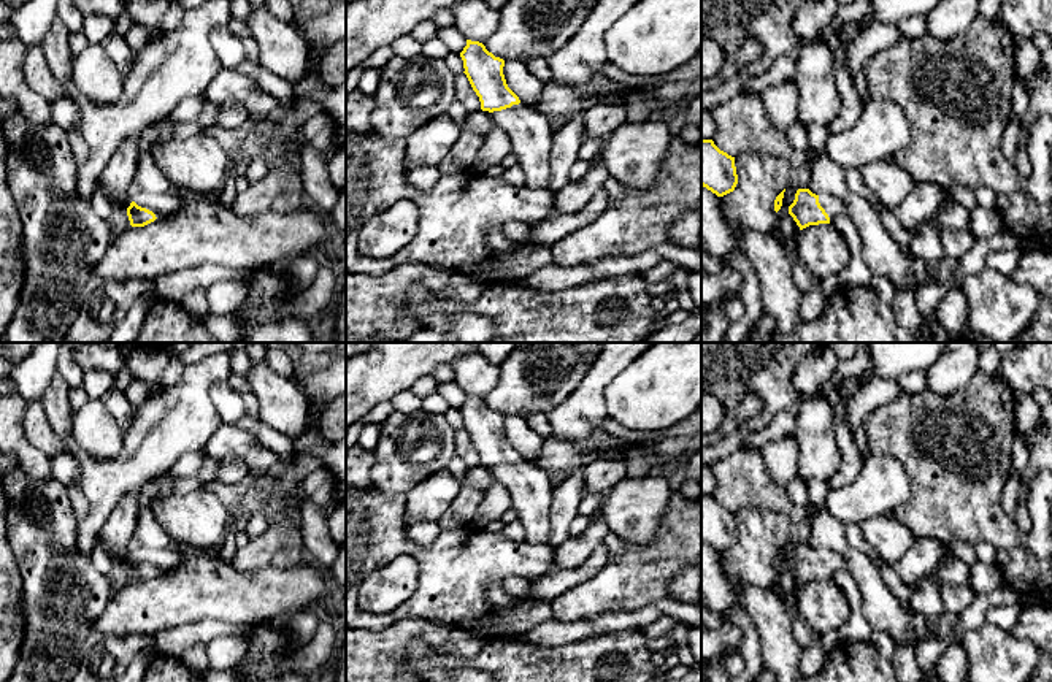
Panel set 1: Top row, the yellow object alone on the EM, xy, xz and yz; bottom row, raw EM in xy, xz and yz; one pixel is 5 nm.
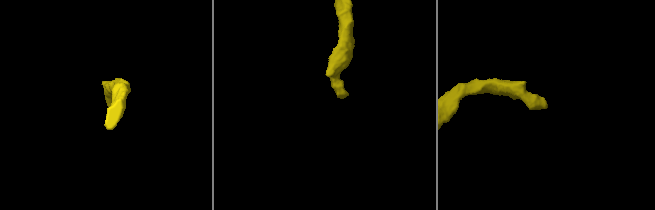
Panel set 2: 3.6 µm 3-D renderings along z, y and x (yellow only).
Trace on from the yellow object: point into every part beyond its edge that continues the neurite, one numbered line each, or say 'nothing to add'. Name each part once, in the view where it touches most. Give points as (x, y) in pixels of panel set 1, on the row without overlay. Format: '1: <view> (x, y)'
1: xz (530, 487)

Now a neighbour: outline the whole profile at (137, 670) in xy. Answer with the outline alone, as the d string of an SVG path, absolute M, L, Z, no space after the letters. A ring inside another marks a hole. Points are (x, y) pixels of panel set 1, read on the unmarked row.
M155 649L143 650L141 653L138 653L136 658L125 669L125 672L121 677L117 677L114 682L143 682L146 668L155 653L157 653Z

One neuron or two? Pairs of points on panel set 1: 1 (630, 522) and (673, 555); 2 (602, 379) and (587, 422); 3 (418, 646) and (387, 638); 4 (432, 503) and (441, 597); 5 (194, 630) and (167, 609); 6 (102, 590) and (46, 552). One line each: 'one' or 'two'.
1: two
2: one
3: two
4: two
5: two
6: one

